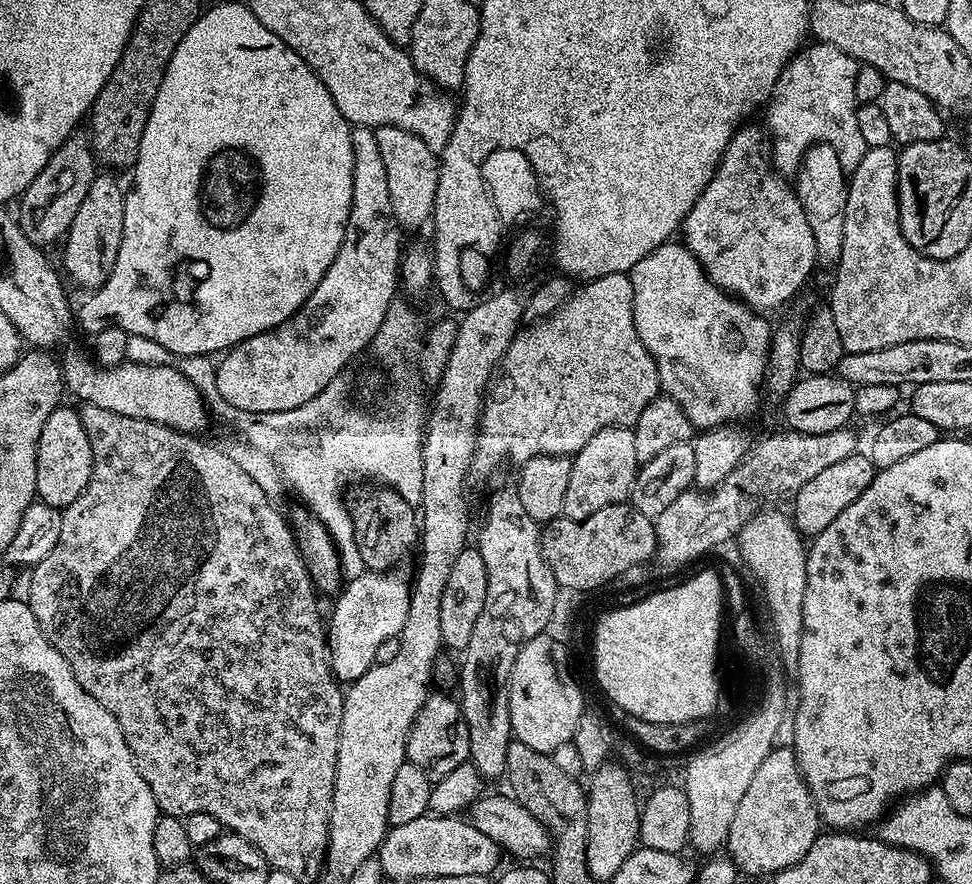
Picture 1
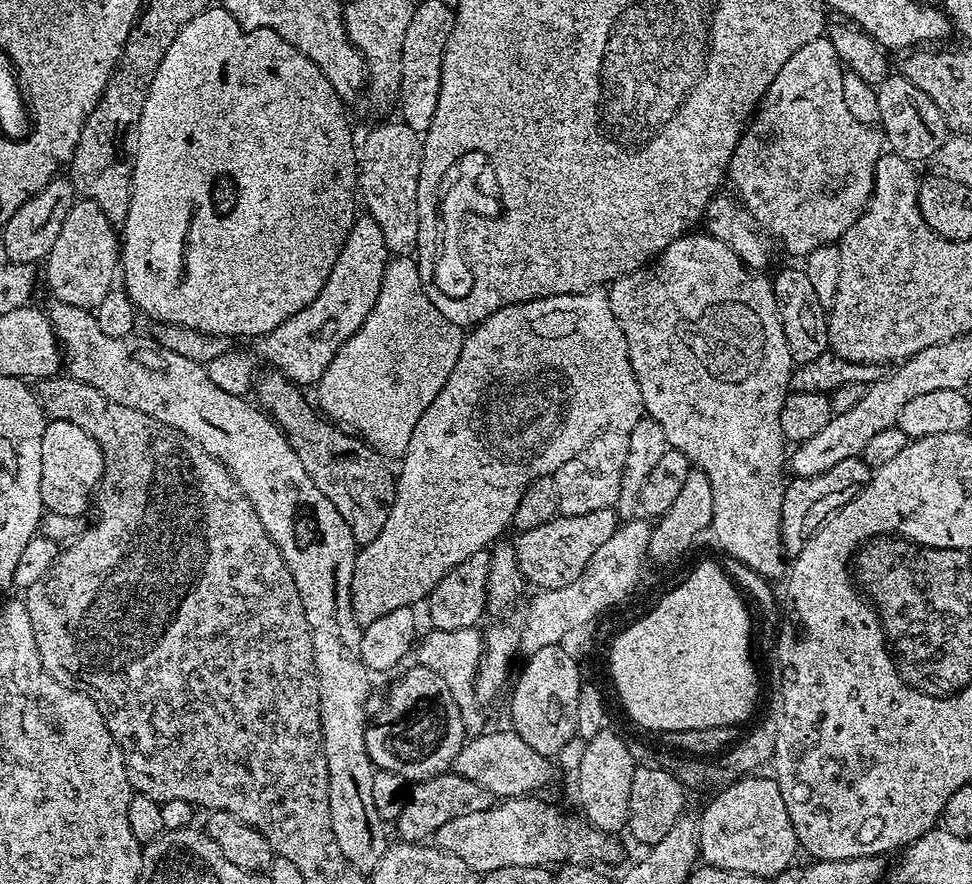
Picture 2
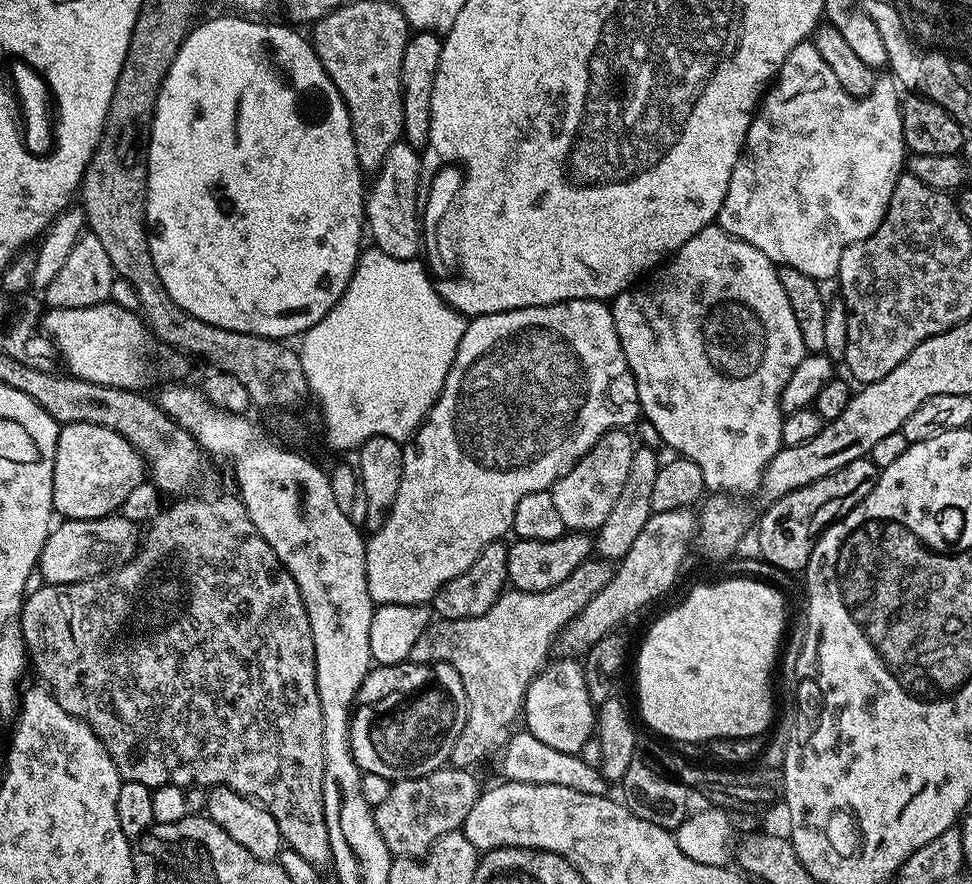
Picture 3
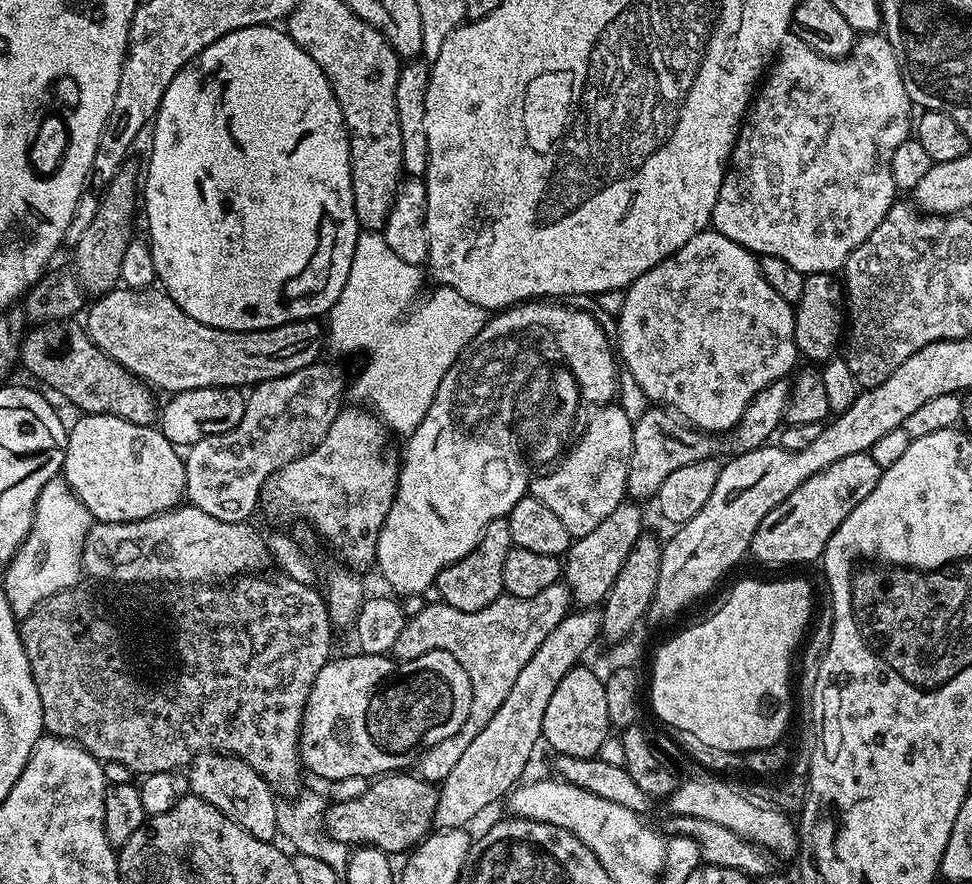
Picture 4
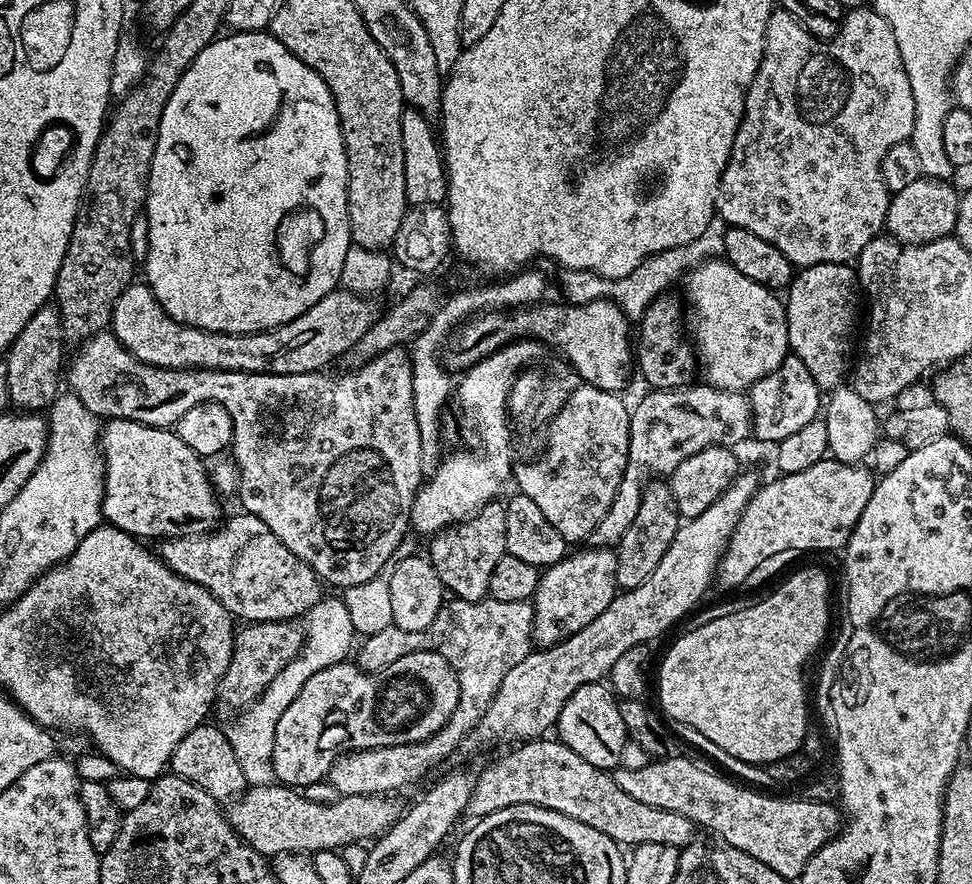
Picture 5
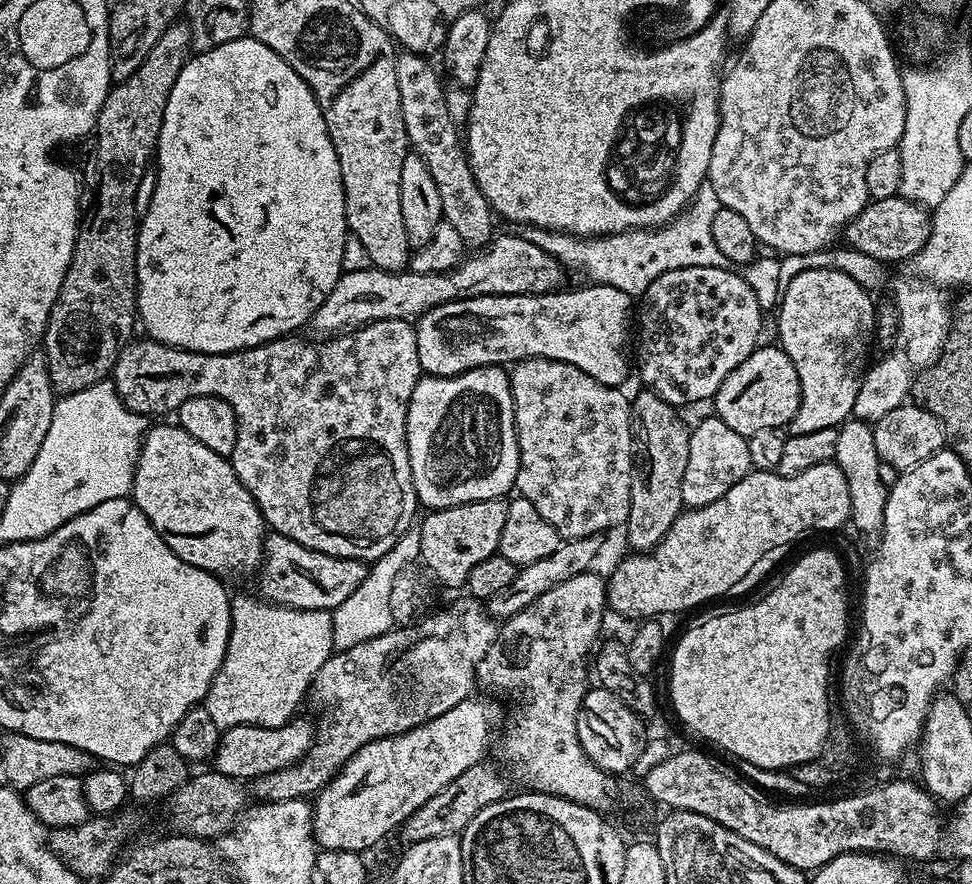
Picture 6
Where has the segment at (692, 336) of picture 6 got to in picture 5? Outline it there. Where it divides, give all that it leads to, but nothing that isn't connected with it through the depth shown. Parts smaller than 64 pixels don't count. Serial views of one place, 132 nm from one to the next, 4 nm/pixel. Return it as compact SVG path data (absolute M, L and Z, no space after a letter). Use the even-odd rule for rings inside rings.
M661 294L648 303L644 317L638 321L640 341L634 344L634 364L638 369L638 376L648 383L649 389L658 388L687 388L698 376L698 352L695 347L680 348L680 304L669 294Z

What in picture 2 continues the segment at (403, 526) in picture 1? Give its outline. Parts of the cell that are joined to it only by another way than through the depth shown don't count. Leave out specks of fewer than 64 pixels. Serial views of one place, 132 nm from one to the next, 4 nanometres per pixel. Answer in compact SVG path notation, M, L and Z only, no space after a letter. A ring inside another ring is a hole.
M268 372L261 380L259 377L254 396L259 407L283 429L294 454L298 454L302 466L306 466L306 474L314 478L318 490L322 490L322 494L334 502L334 510L338 510L346 526L350 526L350 534L354 534L357 545L374 542L374 538L382 534L382 528L386 526L386 520L394 506L396 476L393 469L391 472L388 469L389 461L360 437L333 424L313 405L312 409L304 397L305 389L297 384L280 372Z

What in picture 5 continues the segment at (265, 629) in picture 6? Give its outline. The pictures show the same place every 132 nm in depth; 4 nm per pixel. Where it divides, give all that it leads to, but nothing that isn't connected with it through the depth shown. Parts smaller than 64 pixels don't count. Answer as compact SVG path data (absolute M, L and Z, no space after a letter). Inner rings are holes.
M325 595L321 598L306 614L302 627L304 645L300 647L300 652L269 682L262 695L237 715L241 716L237 718L236 724L224 728L230 746L234 746L238 766L242 766L242 774L249 785L271 784L276 780L272 769L272 755L278 718L282 718L290 702L300 698L302 686L306 686L306 682L310 682L310 678L314 678L318 670L326 670L326 666L345 663L351 657L348 656L351 652L353 655L354 645L358 640L358 633L350 620L350 612L339 595Z

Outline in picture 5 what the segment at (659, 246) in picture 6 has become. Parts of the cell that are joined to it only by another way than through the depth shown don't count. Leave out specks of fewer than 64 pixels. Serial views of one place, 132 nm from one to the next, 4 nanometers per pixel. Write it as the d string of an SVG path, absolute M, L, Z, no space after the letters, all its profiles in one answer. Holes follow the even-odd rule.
M713 218L710 226L706 226L706 230L702 230L702 234L698 234L698 238L694 238L694 242L673 248L663 248L656 256L646 257L628 276L623 276L617 280L608 280L604 276L598 275L597 272L587 272L586 270L570 268L561 271L559 274L561 275L560 284L564 287L563 299L569 304L585 304L595 300L614 300L620 305L629 321L638 322L644 317L648 303L661 295L667 289L664 288L667 284L691 272L703 260L711 260L723 253L725 227L723 220Z

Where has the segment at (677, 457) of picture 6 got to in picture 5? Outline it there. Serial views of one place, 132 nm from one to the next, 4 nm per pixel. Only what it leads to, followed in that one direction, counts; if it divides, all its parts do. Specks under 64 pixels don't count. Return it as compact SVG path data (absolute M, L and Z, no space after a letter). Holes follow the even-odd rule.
M660 478L649 480L642 494L642 506L638 506L638 514L634 523L622 534L620 543L615 545L616 582L621 589L627 590L642 586L654 570L658 570L658 562L662 562L662 554L670 550L670 542L674 542L674 534L678 534L682 517L676 508L671 483Z

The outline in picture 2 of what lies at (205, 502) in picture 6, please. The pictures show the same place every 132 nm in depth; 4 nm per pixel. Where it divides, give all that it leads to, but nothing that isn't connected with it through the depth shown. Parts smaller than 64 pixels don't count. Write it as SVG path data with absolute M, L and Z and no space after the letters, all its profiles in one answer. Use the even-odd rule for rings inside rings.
M48 420L44 425L42 444L42 502L49 513L56 516L80 516L88 508L88 503L93 503L94 493L97 491L104 475L104 452L100 443L86 430L74 426L74 422L65 420Z

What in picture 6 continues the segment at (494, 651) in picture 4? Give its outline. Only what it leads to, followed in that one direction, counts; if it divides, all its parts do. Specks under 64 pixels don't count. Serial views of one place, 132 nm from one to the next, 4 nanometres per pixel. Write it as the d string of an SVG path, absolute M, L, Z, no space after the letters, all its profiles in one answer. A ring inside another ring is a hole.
M467 594L461 596L461 600L454 601L449 608L434 614L432 612L411 626L400 626L349 649L333 651L322 670L318 670L310 689L311 699L316 699L332 713L325 718L324 725L319 725L311 750L297 764L251 781L251 791L252 788L256 791L255 799L260 802L282 802L315 797L343 770L346 762L350 762L350 758L362 750L362 746L408 732L419 724L438 718L438 714L446 714L446 710L454 710L458 702L469 699L473 695L472 687L475 689L478 684L476 671L496 640L498 624L481 601L473 600Z

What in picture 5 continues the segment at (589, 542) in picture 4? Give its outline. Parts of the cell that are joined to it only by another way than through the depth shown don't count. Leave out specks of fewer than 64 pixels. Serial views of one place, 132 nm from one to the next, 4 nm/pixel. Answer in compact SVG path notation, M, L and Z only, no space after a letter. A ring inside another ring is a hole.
M591 546L585 549L585 552L573 551L554 566L541 571L538 590L530 601L532 639L537 645L557 644L578 634L578 630L590 626L590 622L594 622L618 594L615 551Z

